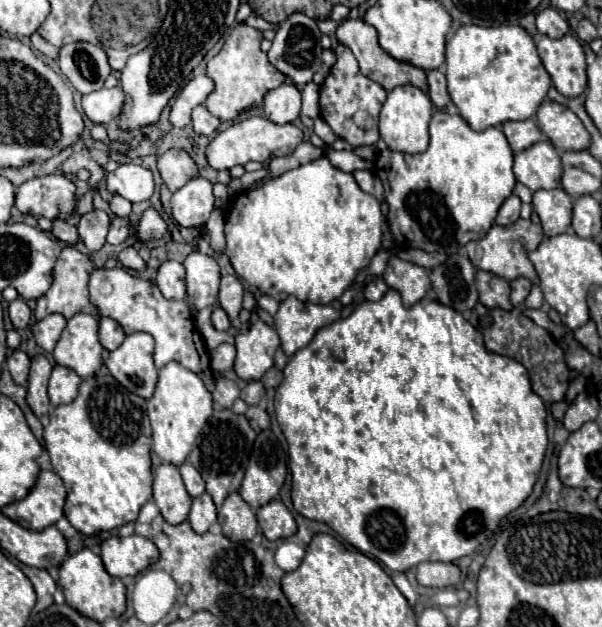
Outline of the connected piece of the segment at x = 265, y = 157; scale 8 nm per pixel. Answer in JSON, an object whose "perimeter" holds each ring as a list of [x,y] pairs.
{"perimeter":[[[252,116],[240,124],[232,124],[230,128],[216,134],[216,138],[206,148],[208,164],[214,170],[230,170],[236,164],[246,164],[250,160],[254,162],[268,162],[274,156],[290,156],[294,148],[304,140],[304,134],[294,124],[274,124],[266,118]]]}

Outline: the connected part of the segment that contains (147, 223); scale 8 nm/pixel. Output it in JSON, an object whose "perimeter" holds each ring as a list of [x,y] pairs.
{"perimeter":[[[146,210],[142,220],[140,220],[140,228],[138,228],[138,238],[140,240],[158,240],[166,234],[166,222],[162,220],[162,216],[156,210]]]}

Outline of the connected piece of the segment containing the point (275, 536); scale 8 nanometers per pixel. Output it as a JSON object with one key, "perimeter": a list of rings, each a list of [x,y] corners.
{"perimeter":[[[272,500],[258,510],[258,524],[268,540],[284,540],[296,534],[296,520],[292,512],[280,502]]]}

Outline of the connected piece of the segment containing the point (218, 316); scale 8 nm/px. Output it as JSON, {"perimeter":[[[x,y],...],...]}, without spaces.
{"perimeter":[[[216,306],[214,312],[212,312],[212,322],[214,322],[214,328],[216,330],[228,330],[230,328],[230,318],[228,314],[224,312],[222,306]]]}

